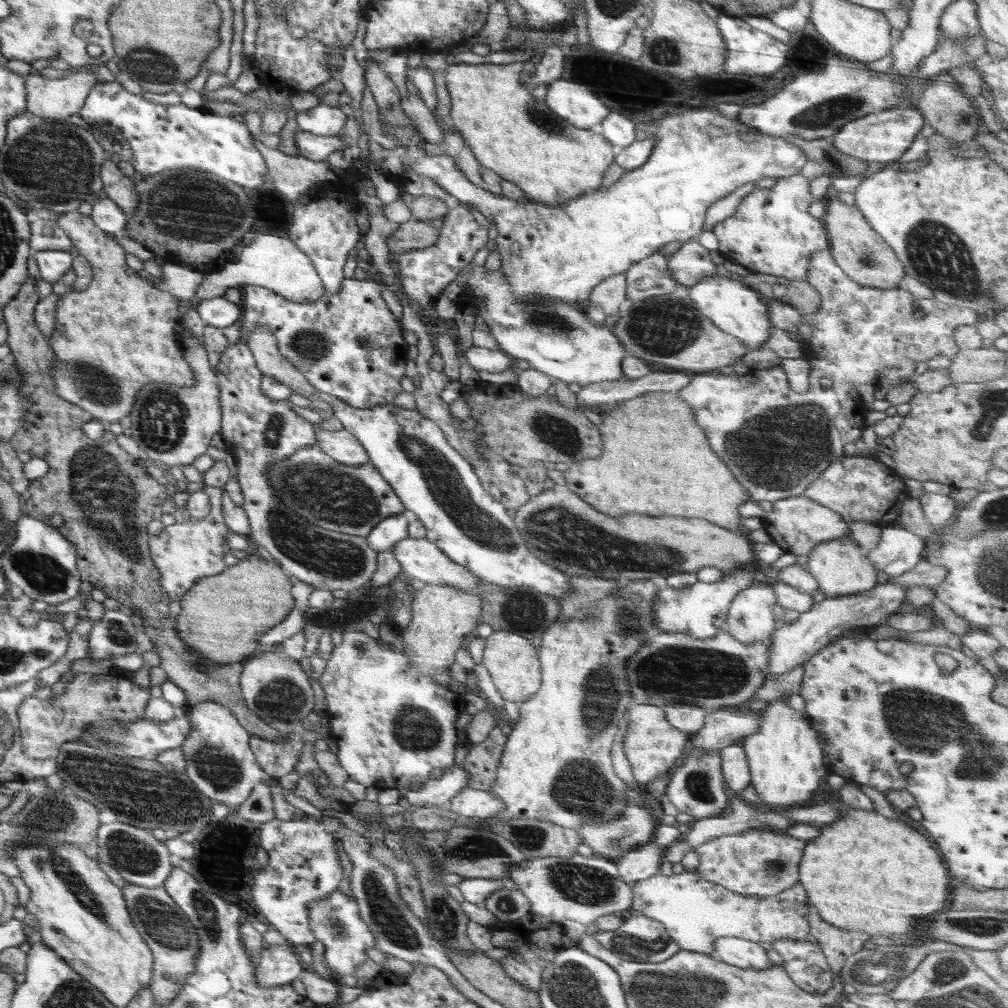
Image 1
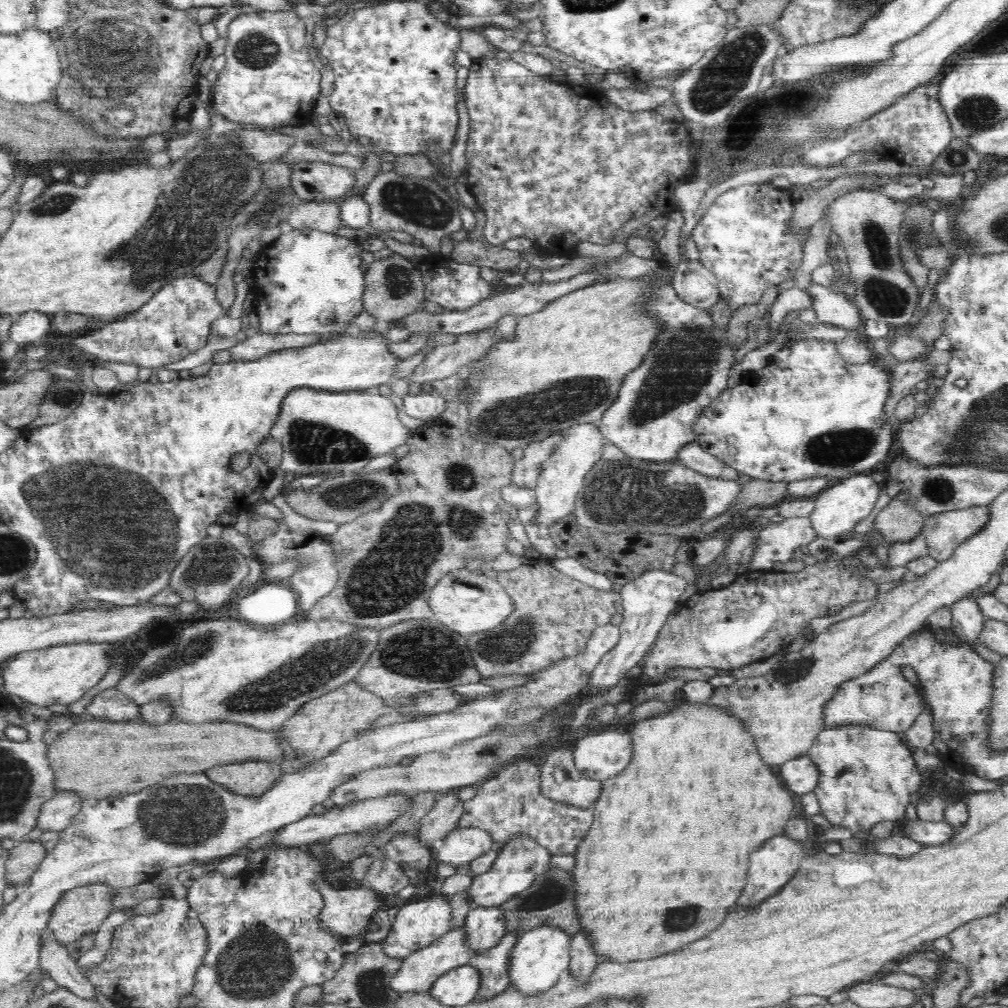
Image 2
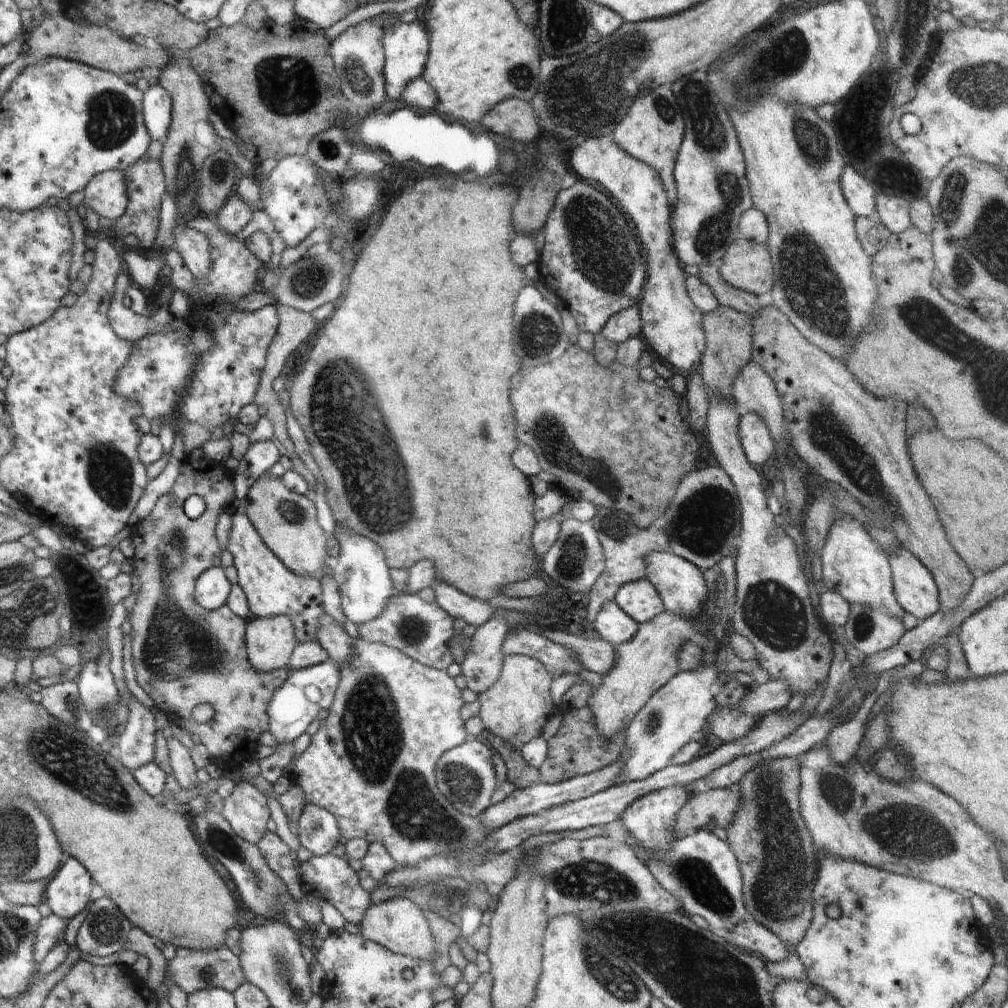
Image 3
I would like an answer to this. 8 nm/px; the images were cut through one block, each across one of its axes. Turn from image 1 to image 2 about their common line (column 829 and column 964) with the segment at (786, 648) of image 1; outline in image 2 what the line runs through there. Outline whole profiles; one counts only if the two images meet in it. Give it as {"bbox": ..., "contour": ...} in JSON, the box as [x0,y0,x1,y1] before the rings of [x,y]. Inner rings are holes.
{"bbox":[951,598,986,645],"contour":[[[962,598],[951,606],[952,624],[951,629],[966,644],[973,645],[979,634],[982,632],[986,618],[983,616],[977,599]]]}

